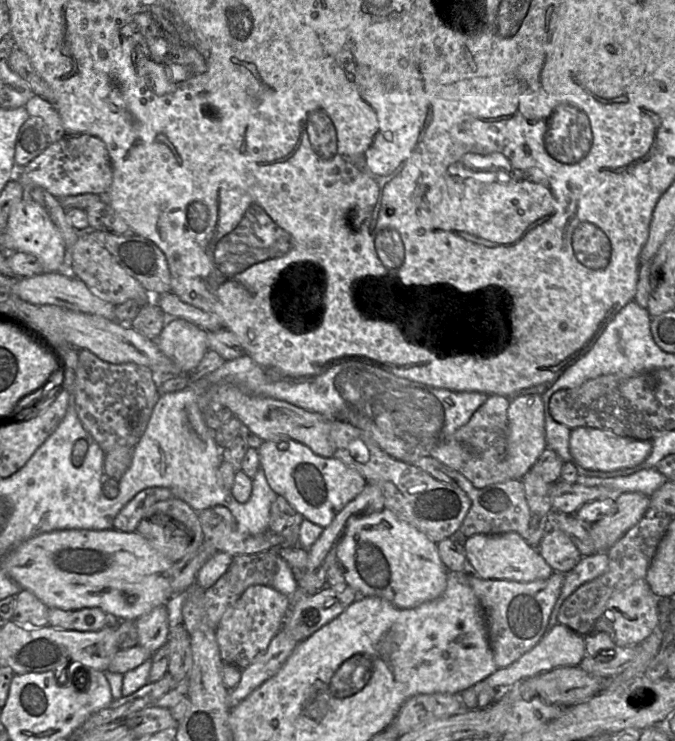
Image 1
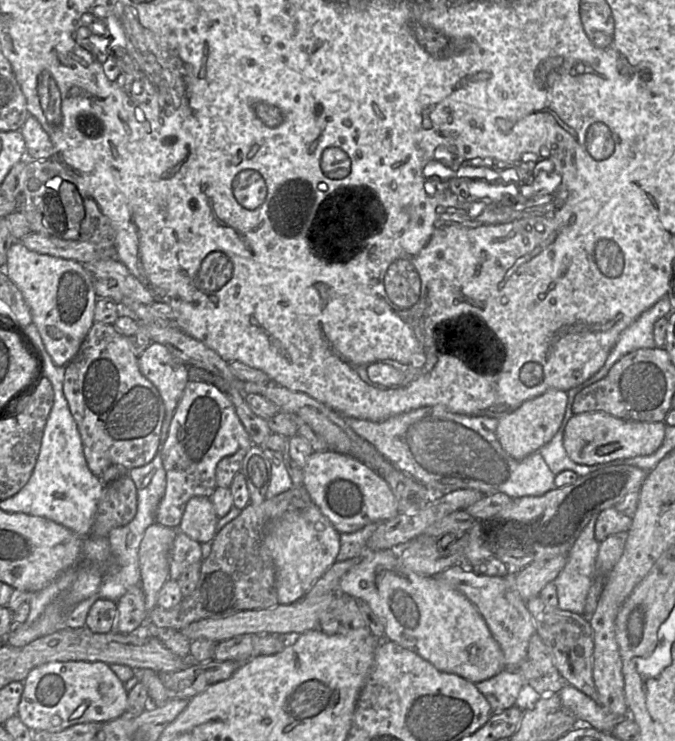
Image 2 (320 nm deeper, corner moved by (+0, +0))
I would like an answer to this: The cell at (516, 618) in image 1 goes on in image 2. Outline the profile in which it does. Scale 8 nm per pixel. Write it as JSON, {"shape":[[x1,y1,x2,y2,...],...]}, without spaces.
{"shape":[[455,564,434,577,464,594,474,604,503,652,506,669,517,669,527,656,529,641,532,635,536,633,536,629,533,618,526,606,526,602,511,585,509,575,506,577,486,576,475,573,472,568,464,564]]}

